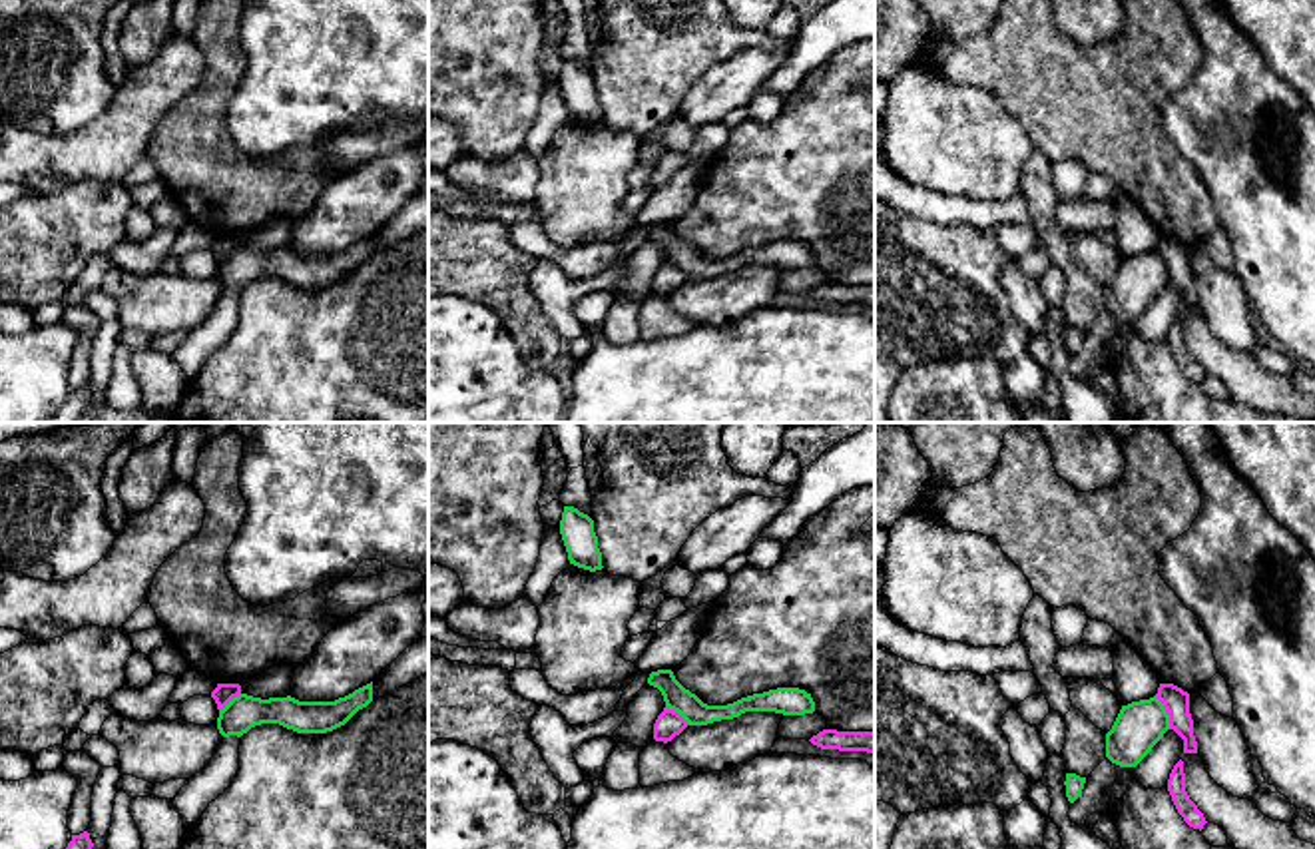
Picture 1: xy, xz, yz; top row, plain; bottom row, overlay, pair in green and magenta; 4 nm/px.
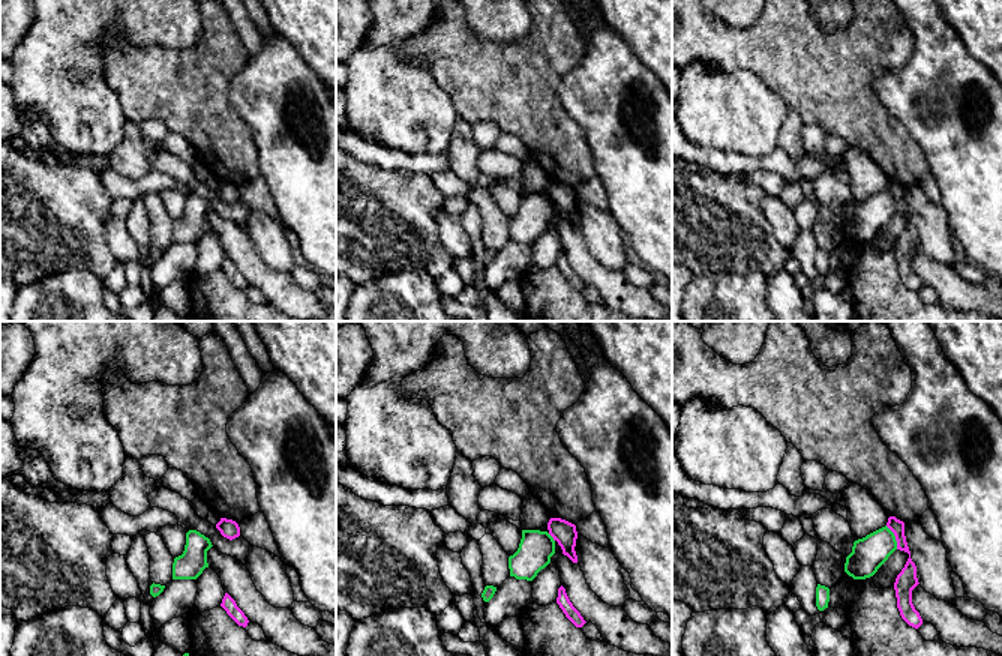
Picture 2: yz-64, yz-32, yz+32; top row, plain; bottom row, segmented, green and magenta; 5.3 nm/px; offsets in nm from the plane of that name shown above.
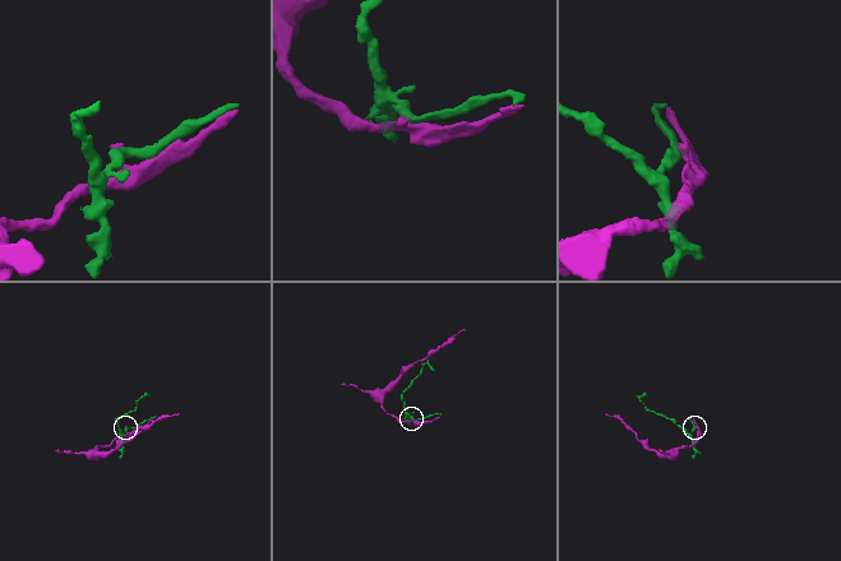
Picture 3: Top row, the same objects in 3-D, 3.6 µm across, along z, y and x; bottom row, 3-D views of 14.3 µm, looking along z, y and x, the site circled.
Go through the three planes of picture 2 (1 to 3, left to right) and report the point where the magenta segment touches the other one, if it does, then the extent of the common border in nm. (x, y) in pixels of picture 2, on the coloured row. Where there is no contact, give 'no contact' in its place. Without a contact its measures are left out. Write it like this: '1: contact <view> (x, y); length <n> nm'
1: no contact
2: contact yz-32 (552, 538); length 60 nm
3: contact yz+32 (894, 538); length 140 nm

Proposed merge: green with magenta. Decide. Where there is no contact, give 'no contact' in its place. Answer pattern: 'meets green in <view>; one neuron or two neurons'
meets green in yz; two neurons

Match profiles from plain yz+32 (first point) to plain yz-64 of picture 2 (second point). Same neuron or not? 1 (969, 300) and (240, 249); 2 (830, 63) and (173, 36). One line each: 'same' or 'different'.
1: same
2: different

